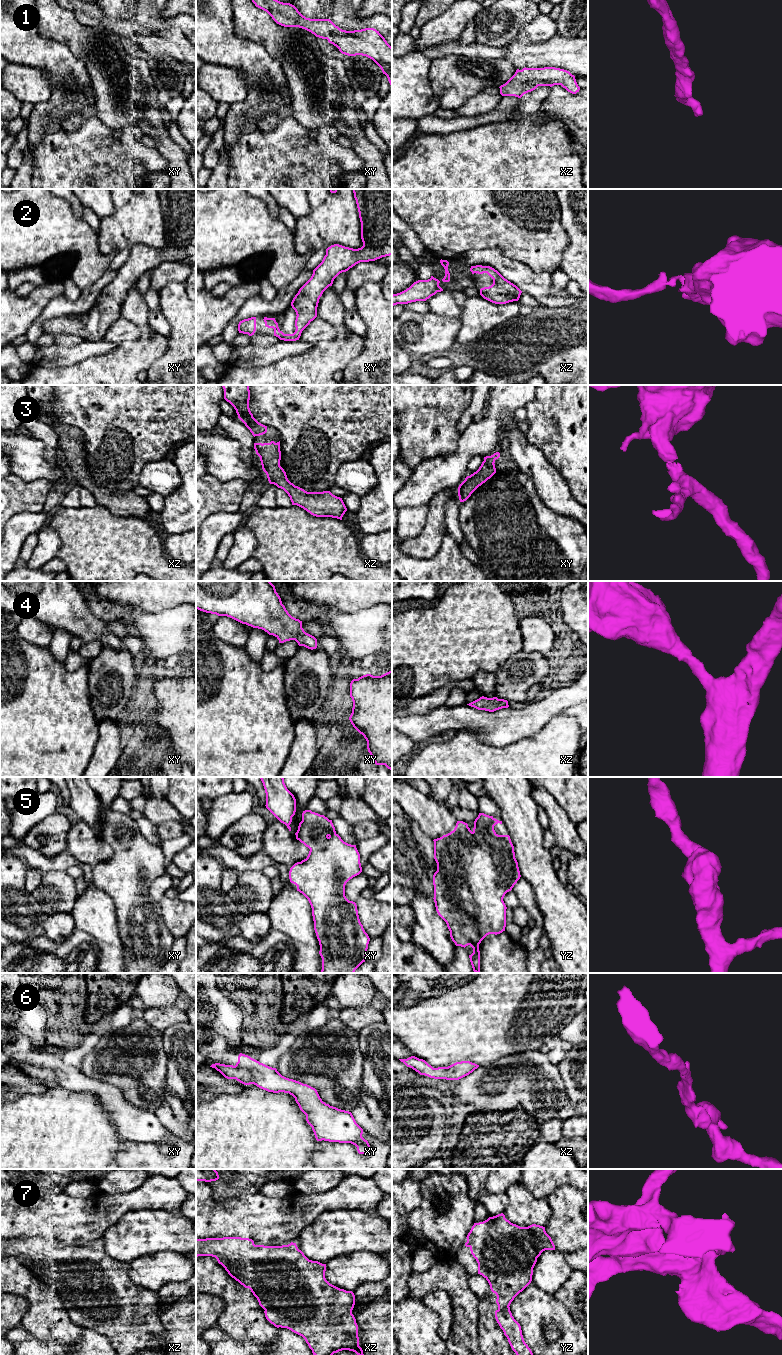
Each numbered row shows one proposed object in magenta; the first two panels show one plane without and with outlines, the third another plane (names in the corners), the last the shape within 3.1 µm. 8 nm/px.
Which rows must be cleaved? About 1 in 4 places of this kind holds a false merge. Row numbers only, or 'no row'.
no row

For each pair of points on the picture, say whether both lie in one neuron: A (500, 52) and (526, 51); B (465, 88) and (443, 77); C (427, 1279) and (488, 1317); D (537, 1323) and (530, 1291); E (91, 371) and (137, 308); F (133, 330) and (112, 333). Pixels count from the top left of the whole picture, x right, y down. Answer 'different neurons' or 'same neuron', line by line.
A: different neurons
B: same neuron
C: different neurons
D: same neuron
E: same neuron
F: same neuron

